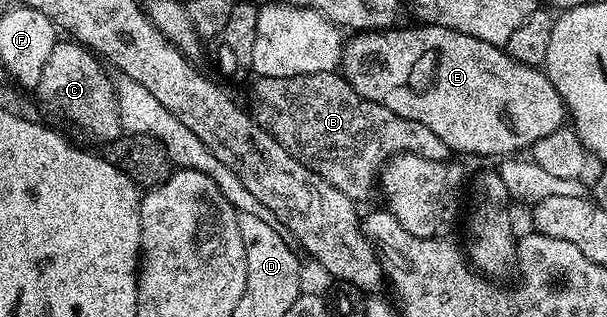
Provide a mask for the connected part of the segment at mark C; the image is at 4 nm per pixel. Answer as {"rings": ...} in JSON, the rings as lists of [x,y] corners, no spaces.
{"rings":[[[57,41],[54,45],[54,53],[50,53],[50,61],[42,69],[42,81],[34,88],[35,94],[40,94],[40,99],[52,111],[57,111],[64,119],[69,119],[76,127],[81,127],[88,135],[101,139],[101,144],[115,143],[121,138],[124,126],[118,113],[118,101],[116,100],[116,88],[113,76],[108,76],[105,64],[97,56],[93,55],[87,47],[83,47],[75,41]]]}

